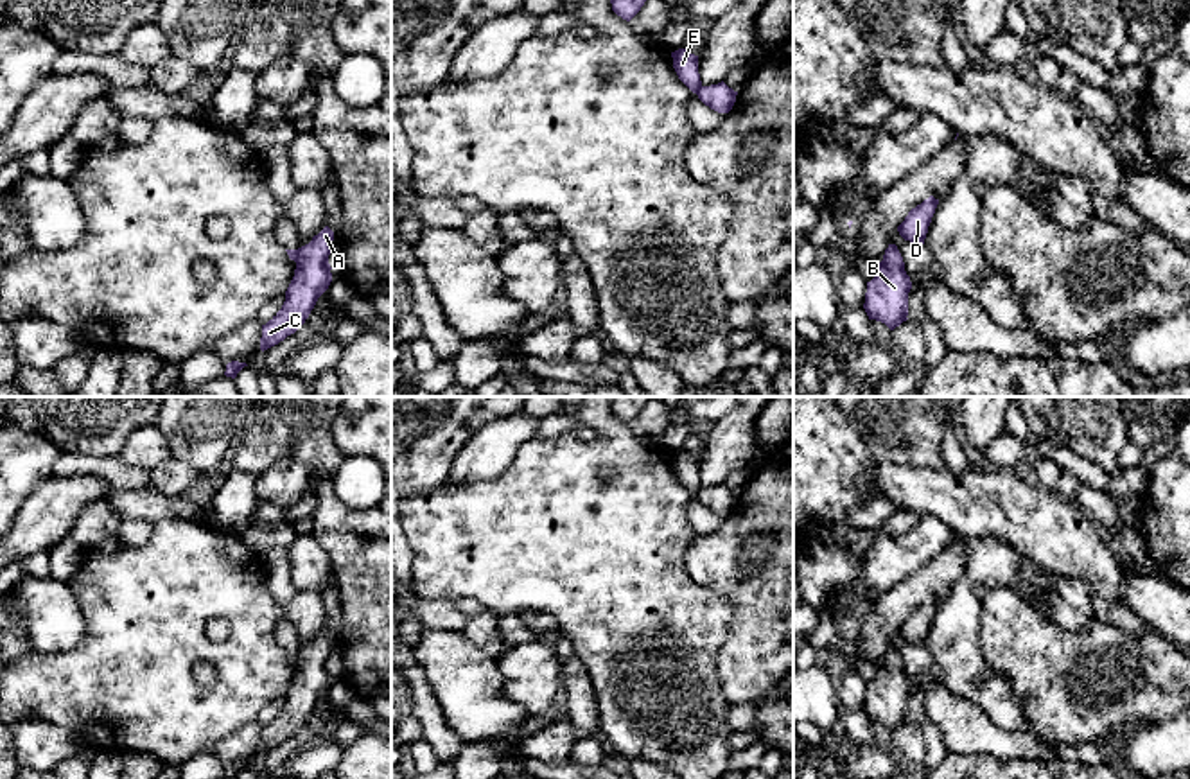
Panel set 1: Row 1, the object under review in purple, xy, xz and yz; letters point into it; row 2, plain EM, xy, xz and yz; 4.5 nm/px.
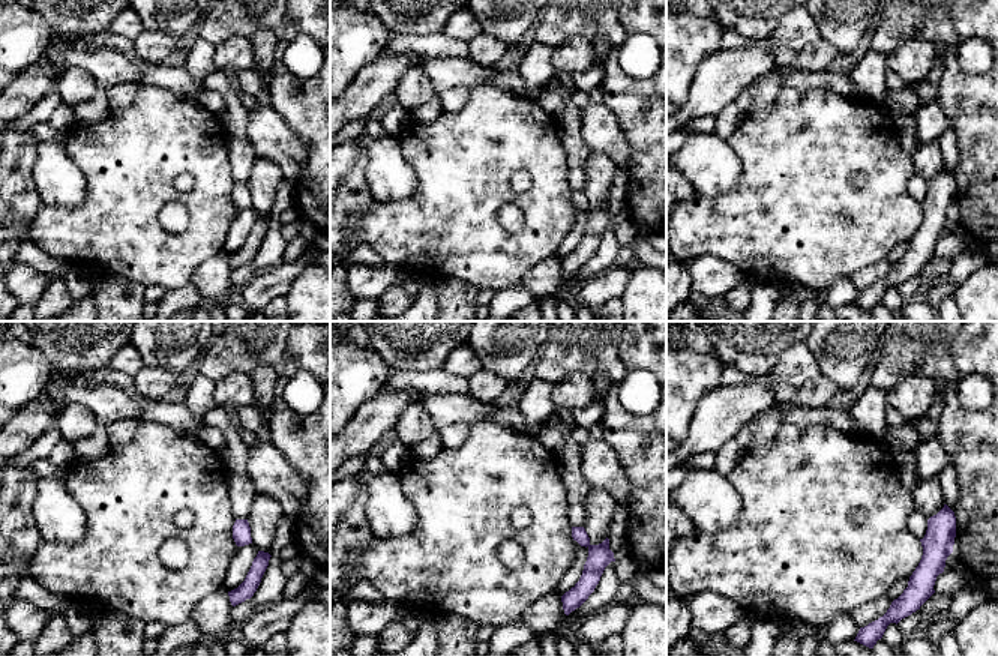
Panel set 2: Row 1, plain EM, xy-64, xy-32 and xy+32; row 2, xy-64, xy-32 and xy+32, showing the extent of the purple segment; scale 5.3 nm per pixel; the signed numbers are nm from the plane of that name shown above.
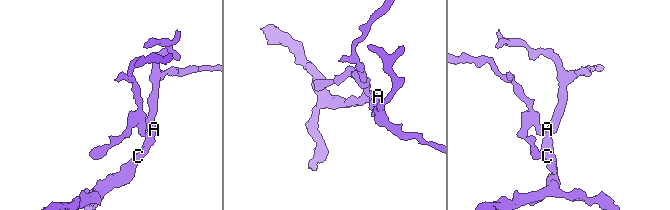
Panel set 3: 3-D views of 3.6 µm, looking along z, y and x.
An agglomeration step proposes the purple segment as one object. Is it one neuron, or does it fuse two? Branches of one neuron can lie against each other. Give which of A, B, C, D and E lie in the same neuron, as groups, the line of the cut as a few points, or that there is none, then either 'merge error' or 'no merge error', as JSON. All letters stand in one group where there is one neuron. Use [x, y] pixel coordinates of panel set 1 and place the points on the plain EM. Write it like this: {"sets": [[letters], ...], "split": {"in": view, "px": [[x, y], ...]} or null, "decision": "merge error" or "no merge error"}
{"sets": [["A", "B", "C", "D"], ["E"]], "split": {"in": "xz", "px": [[700, 487], [695, 494]]}, "decision": "merge error"}

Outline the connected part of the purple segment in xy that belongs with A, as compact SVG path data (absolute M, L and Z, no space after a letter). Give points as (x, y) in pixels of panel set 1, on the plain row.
M325 628L312 643L298 650L294 678L282 711L262 727L260 752L267 752L294 736L309 720L318 700L332 684L328 657L334 634Z

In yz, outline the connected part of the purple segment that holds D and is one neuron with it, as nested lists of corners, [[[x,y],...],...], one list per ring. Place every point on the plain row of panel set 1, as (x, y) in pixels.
[[[930,598],[921,607],[912,610],[905,619],[905,623],[897,628],[899,637],[905,643],[924,646],[928,628],[932,625],[937,607],[939,607],[939,601]]]

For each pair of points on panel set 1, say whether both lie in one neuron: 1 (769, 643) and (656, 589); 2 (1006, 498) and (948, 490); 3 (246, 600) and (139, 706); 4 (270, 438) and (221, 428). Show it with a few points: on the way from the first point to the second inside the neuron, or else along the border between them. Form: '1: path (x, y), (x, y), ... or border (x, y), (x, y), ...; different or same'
1: border (706, 587), (724, 596), (733, 611), (715, 663); different
2: path (991, 498), (962, 498); same
3: path (212, 603), (148, 672); same
4: border (250, 415), (234, 446); different

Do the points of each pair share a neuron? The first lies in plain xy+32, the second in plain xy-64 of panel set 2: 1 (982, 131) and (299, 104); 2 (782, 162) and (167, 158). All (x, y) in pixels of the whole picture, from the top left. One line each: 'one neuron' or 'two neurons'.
1: one neuron
2: one neuron

